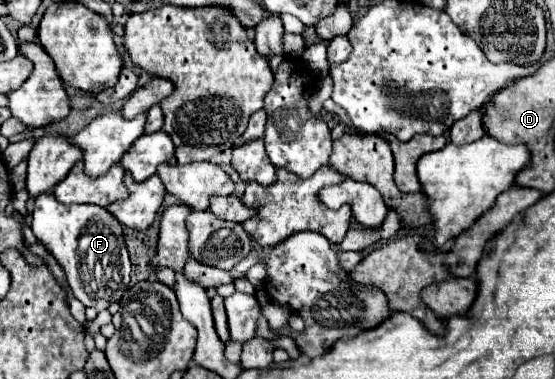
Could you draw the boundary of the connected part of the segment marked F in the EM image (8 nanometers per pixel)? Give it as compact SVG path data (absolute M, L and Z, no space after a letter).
M40 193L32 211L32 231L62 265L74 297L98 311L120 301L130 283L130 257L120 221L98 205L64 205L52 193Z

